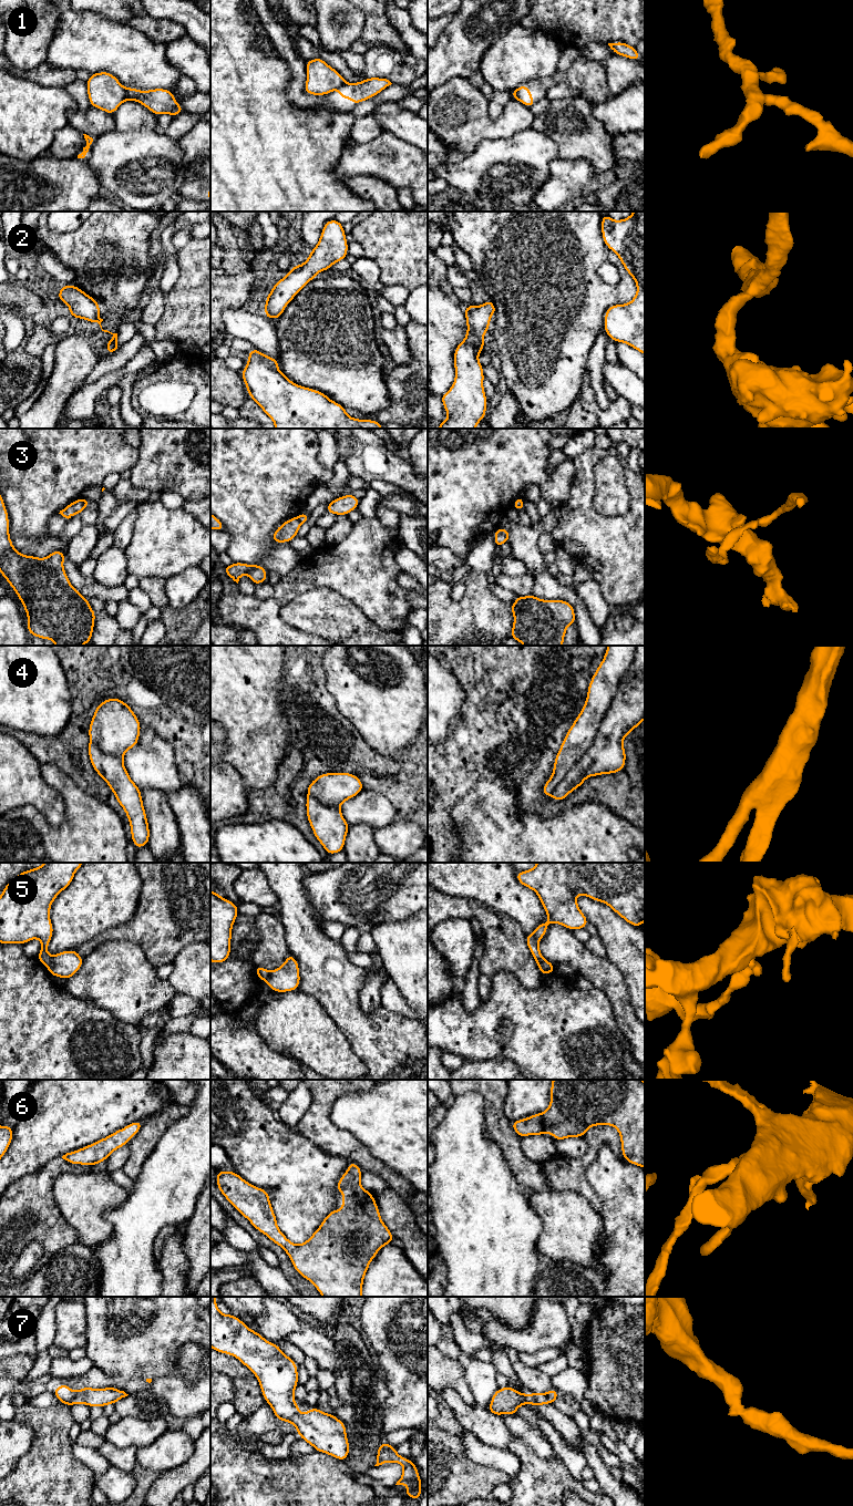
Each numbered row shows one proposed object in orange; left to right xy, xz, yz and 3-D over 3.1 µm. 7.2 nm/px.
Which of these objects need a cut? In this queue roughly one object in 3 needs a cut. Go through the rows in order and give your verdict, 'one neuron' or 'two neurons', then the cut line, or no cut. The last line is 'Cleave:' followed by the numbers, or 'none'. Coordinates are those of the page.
1: two neurons | xy (123, 88), (125, 100)
2: one neuron | no cut
3: two neurons | xz (296, 517), (300, 524)
4: two neurons | yz (636, 646), (634, 659), (620, 680), (592, 745), (551, 795)
5: two neurons | xy (53, 957), (47, 966)
6: one neuron | no cut
7: one neuron | no cut
Cleave: 1, 3, 4, 5

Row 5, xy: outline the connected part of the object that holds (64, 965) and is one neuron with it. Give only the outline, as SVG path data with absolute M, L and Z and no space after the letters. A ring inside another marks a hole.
M65 950L53 956L48 970L51 976L64 980L74 976L83 965L83 958L75 950Z

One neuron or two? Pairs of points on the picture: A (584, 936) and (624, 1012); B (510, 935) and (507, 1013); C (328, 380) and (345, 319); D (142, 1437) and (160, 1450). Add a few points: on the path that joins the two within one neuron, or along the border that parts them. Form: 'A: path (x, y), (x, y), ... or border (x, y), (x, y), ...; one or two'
A: border (572, 931), (584, 944); two
B: border (490, 977), (497, 971), (510, 971), (530, 988); two
C: path (328, 364), (329, 334); one
D: border (170, 1429), (151, 1443), (136, 1448); two

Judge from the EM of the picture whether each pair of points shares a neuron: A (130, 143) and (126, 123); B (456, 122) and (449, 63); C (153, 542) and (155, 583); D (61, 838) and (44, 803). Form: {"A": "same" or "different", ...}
{"A": "different", "B": "different", "C": "different", "D": "different"}

